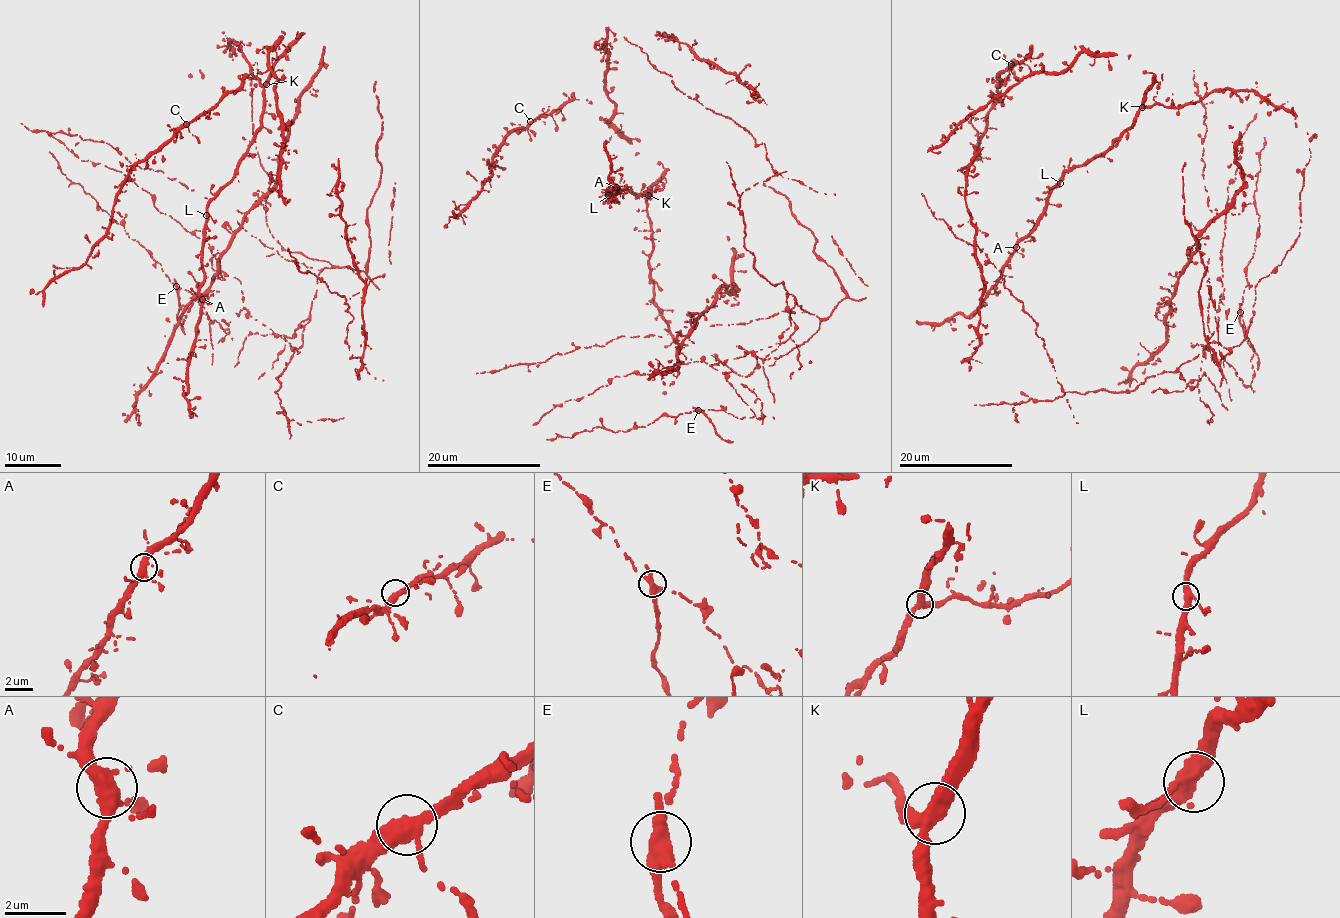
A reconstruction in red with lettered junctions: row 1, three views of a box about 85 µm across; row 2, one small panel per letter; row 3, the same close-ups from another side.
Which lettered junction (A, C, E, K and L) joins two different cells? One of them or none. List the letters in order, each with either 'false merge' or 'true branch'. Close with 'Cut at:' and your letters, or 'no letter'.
A: true branch
C: true branch
E: false merge
K: true branch
L: true branch
Cut at: E

